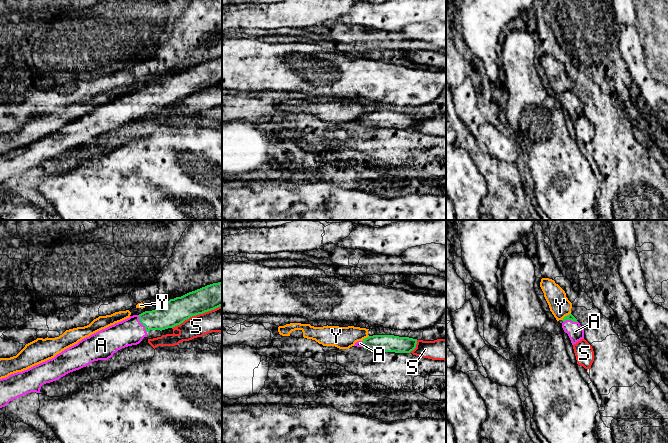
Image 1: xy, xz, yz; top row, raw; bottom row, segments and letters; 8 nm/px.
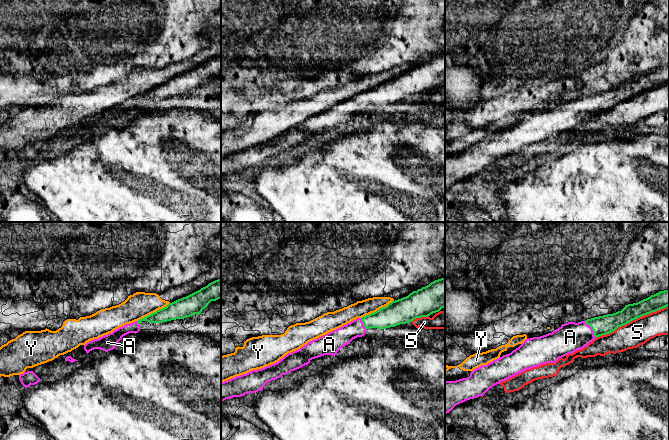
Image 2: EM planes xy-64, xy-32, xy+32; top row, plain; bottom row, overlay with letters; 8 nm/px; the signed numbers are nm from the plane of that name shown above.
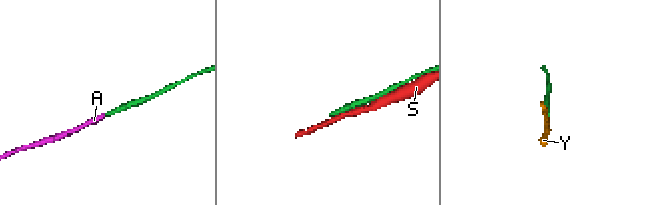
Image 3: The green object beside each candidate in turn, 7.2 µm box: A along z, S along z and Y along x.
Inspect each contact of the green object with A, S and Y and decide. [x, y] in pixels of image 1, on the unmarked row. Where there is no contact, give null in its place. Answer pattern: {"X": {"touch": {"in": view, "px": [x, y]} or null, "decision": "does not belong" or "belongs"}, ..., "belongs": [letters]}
{"A": {"touch": {"in": "xy", "px": [142, 100]}, "decision": "belongs"}, "S": {"touch": {"in": "xy", "px": [196, 90]}, "decision": "does not belong"}, "Y": {"touch": {"in": "yz", "px": [565, 92]}, "decision": "does not belong"}, "belongs": ["A"]}

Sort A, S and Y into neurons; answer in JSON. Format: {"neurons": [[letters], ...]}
{"neurons": [["A"], ["S"], ["Y"]]}

